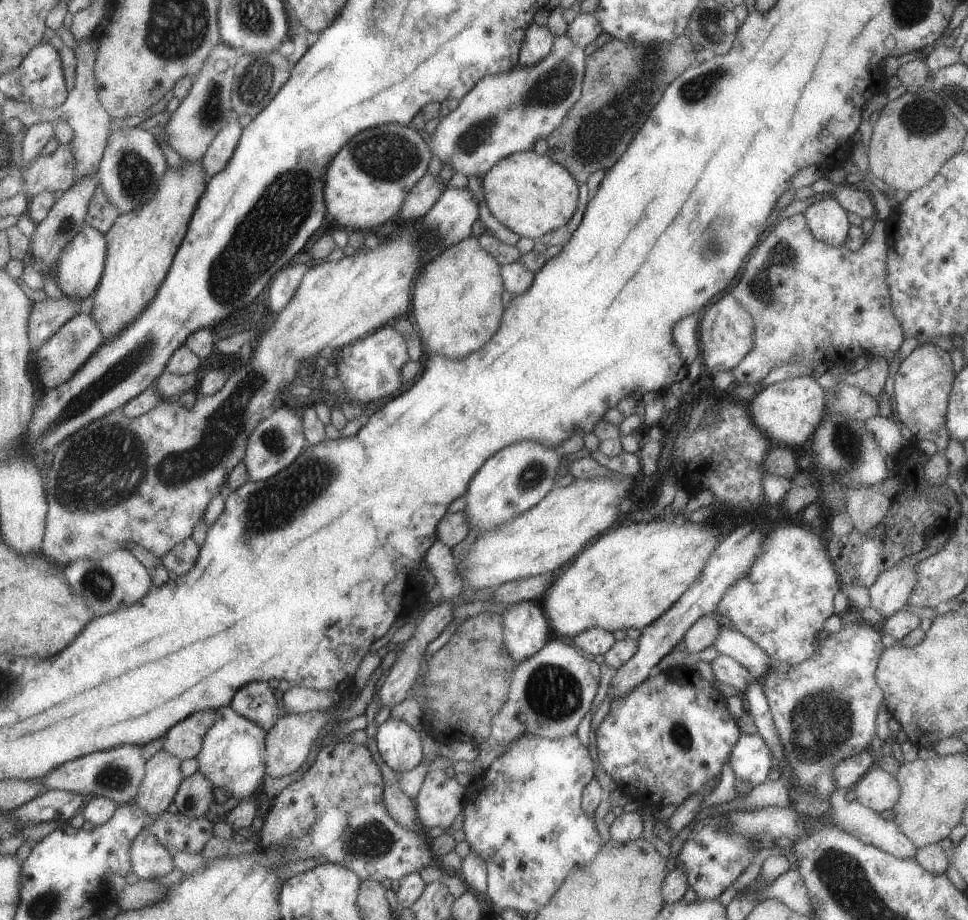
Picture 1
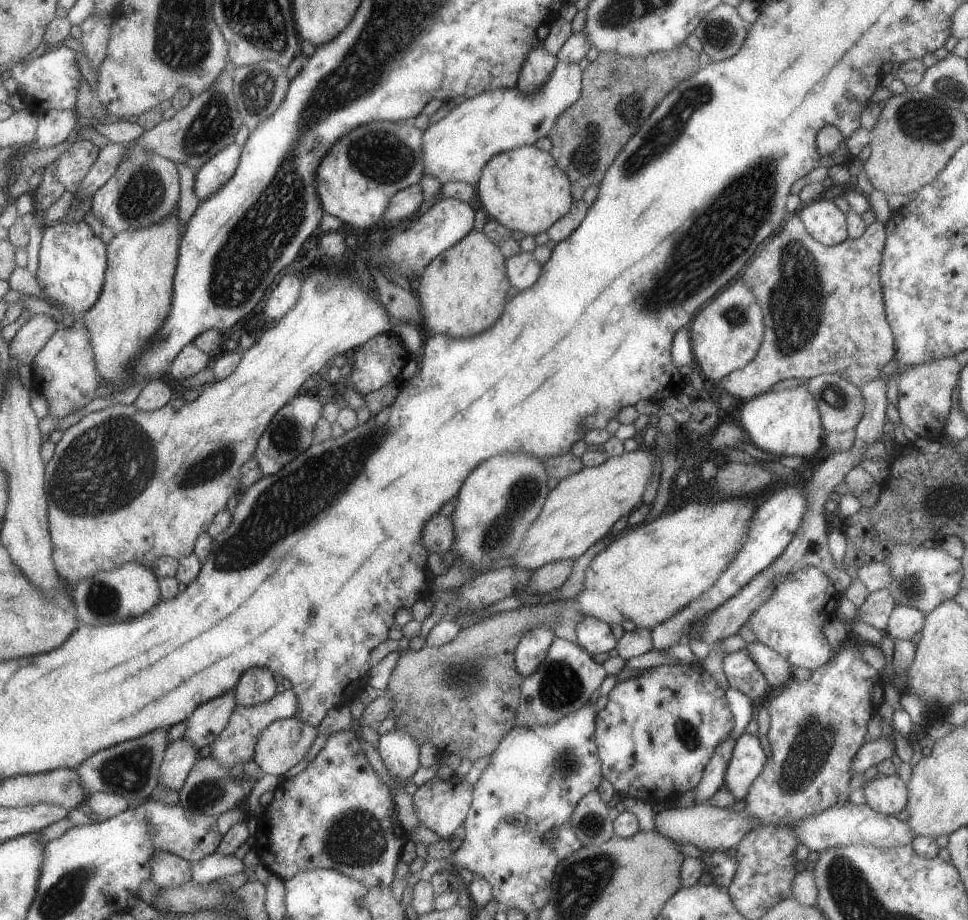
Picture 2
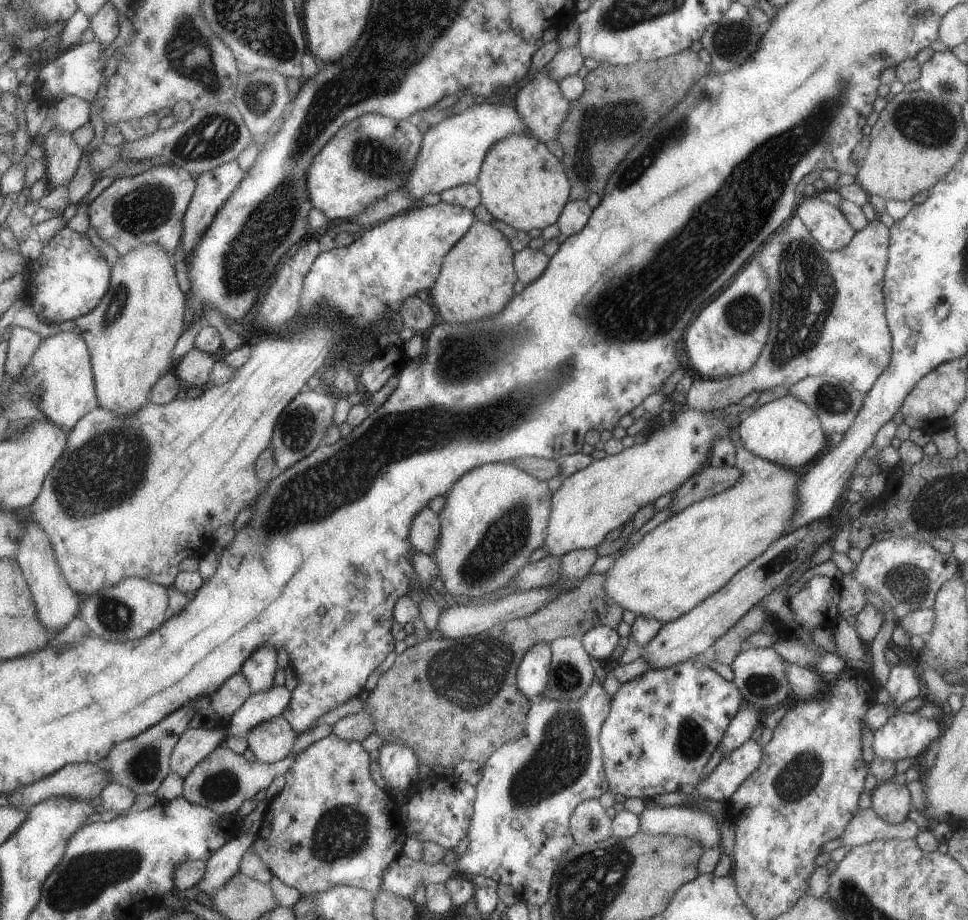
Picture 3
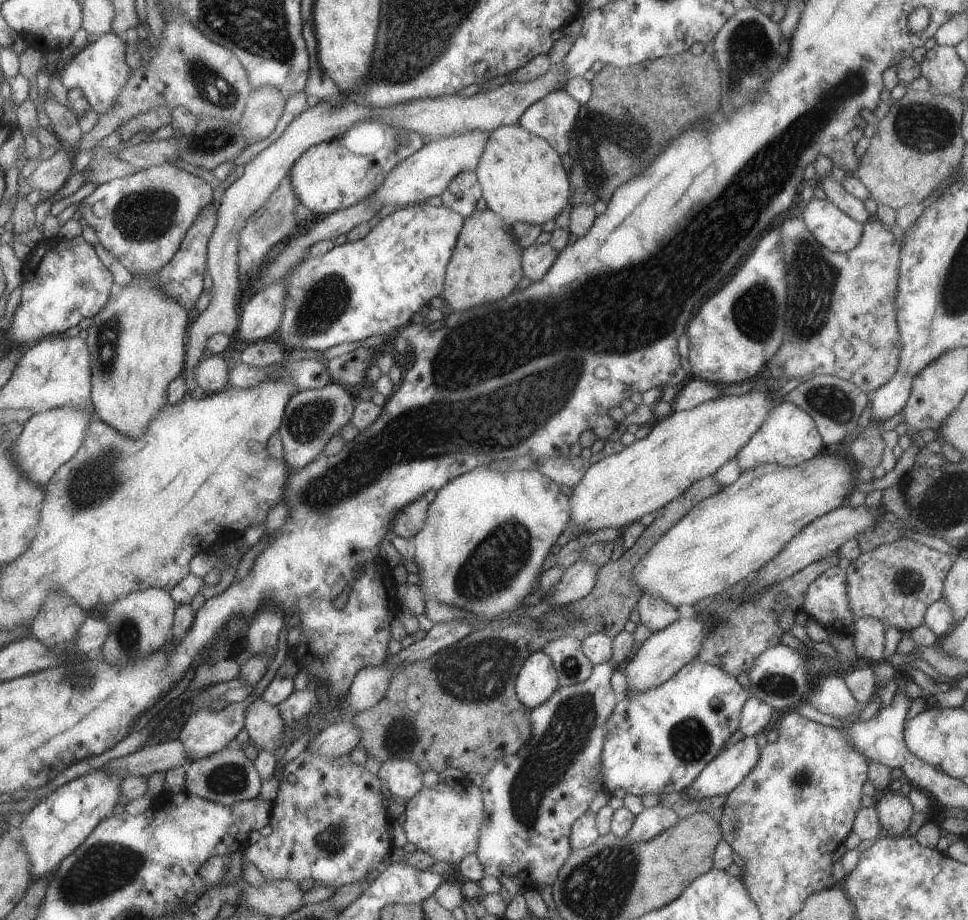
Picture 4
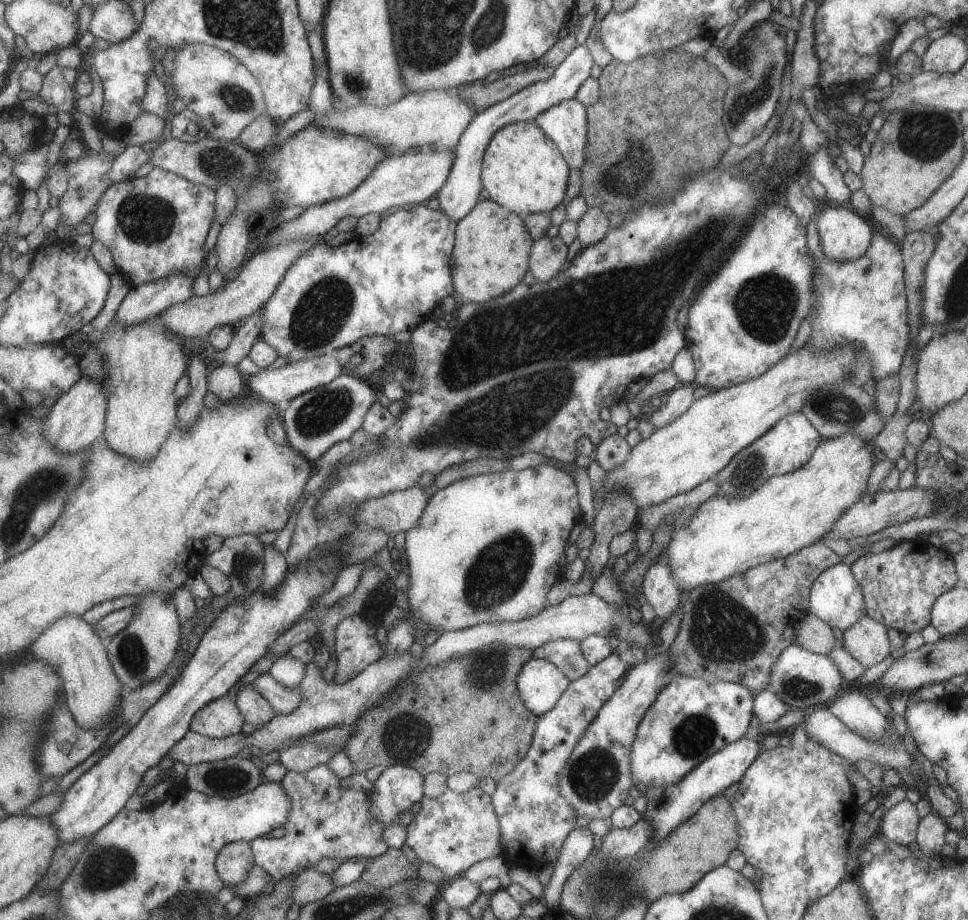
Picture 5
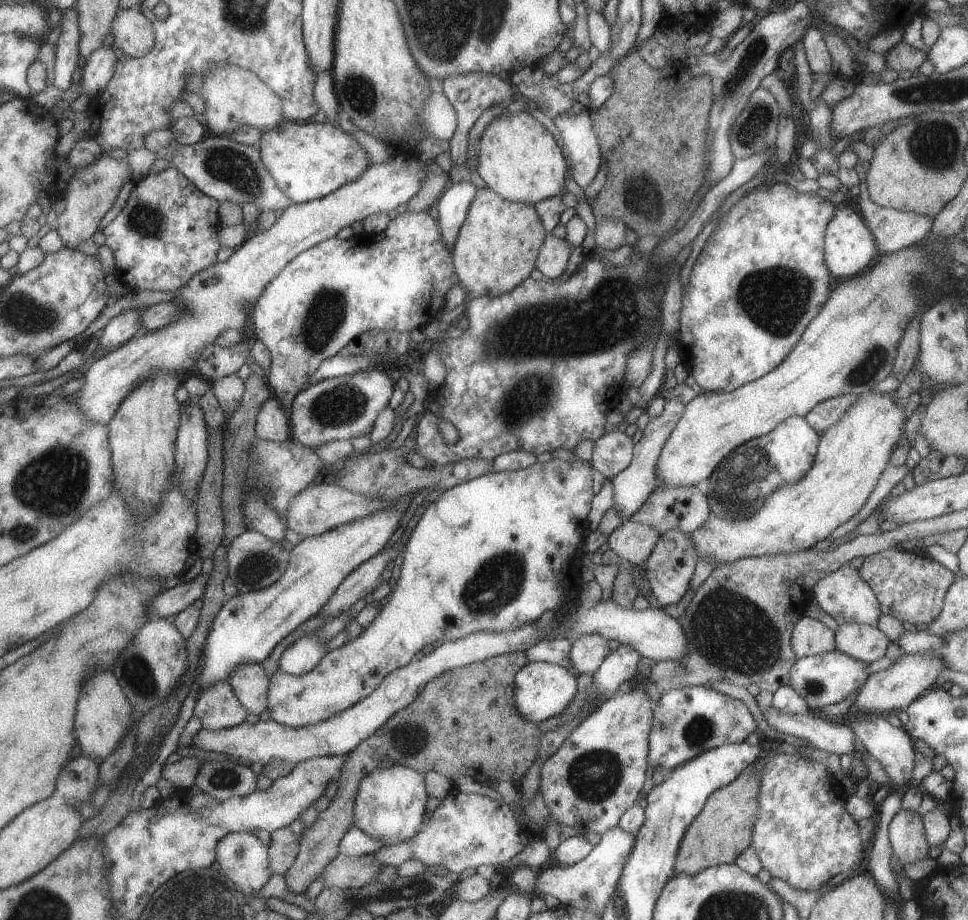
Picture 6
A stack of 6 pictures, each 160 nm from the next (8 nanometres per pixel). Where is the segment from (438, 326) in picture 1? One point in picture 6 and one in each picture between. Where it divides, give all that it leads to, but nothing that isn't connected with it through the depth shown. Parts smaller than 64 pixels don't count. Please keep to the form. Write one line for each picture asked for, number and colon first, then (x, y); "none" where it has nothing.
2: (462, 291)
3: (476, 276)
4: (485, 266)
5: (491, 247)
6: (495, 249)

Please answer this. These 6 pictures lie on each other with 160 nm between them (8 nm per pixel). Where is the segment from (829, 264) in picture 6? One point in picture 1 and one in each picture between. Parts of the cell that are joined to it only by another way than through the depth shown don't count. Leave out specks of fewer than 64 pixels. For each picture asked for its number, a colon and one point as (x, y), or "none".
1: (827, 220)
2: (824, 222)
3: (827, 225)
4: (833, 229)
5: (843, 235)

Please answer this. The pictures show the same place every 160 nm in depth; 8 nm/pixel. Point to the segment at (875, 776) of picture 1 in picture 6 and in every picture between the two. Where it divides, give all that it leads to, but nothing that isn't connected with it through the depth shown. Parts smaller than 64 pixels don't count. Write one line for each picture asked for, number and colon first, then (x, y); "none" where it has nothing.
2: (887, 795)
3: (890, 802)
4: (894, 812)
5: (899, 824)
6: (906, 837)

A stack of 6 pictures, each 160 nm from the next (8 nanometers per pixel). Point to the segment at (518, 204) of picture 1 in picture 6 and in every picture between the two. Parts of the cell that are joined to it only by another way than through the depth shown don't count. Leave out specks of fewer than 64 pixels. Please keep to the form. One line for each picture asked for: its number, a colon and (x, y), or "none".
2: (523, 189)
3: (522, 184)
4: (521, 177)
5: (521, 170)
6: (517, 158)

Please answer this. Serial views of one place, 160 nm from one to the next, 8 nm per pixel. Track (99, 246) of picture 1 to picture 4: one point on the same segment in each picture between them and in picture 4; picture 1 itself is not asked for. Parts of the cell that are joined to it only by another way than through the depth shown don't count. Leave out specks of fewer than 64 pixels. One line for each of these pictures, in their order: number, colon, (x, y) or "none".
2: (71, 260)
3: (70, 277)
4: (71, 283)

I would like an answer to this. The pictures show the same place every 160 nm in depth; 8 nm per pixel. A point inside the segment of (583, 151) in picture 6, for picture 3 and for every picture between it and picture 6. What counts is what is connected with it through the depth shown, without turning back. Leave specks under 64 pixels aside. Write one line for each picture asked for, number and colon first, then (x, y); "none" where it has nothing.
3: (540, 104)
4: (552, 117)
5: (564, 124)

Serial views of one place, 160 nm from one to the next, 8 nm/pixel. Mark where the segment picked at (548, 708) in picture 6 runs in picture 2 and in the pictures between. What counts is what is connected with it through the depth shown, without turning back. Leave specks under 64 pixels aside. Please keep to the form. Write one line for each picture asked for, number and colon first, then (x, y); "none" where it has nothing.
2: (531, 649)
3: (532, 674)
4: (536, 680)
5: (539, 683)

